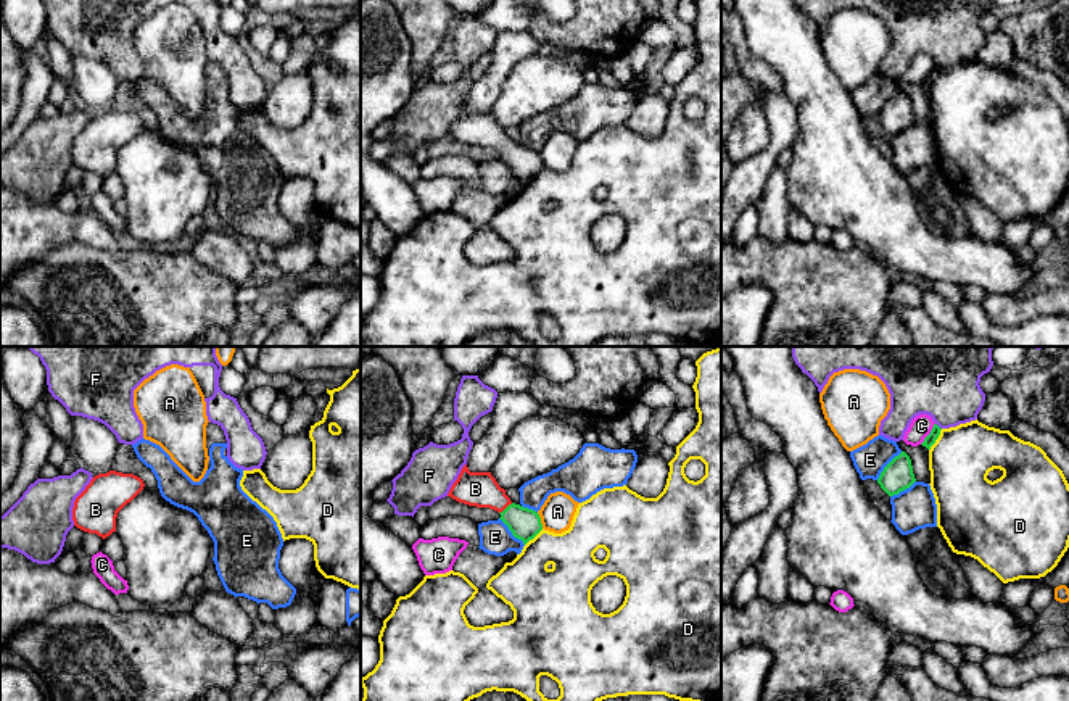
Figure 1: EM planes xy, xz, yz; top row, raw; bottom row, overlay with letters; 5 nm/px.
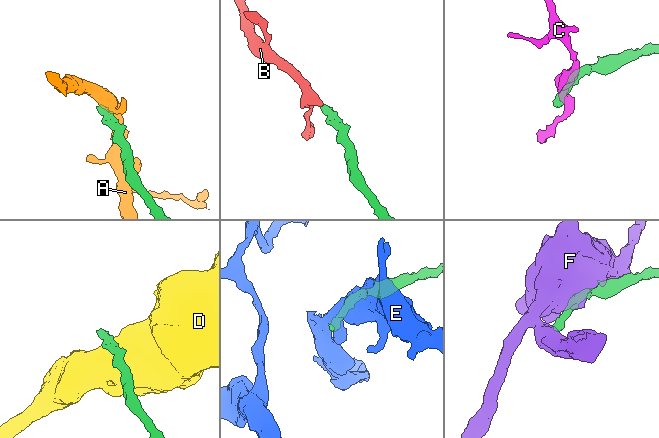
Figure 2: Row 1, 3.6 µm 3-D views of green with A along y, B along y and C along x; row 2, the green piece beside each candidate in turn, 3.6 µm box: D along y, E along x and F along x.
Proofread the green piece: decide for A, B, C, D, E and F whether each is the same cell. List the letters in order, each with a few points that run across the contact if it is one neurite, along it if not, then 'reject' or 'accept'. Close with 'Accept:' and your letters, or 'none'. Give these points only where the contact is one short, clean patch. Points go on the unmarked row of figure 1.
A: line xz (536, 152), (543, 166); reject
B: line xz (525, 163), (507, 145), (475, 128); accept
C: line yz (934, 62), (929, 73), (920, 82); reject
D: reject
E: reject
F: reject
Accept: B

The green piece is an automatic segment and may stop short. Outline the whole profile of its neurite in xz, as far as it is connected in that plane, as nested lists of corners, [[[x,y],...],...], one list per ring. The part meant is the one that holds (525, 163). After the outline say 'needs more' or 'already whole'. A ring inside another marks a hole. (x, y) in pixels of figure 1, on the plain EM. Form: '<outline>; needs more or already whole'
[[[465,103],[448,135],[468,145],[497,150],[501,153],[499,158],[509,166],[515,177],[523,180],[523,184],[543,169],[539,153],[512,142],[491,111],[470,111]]]; needs more

